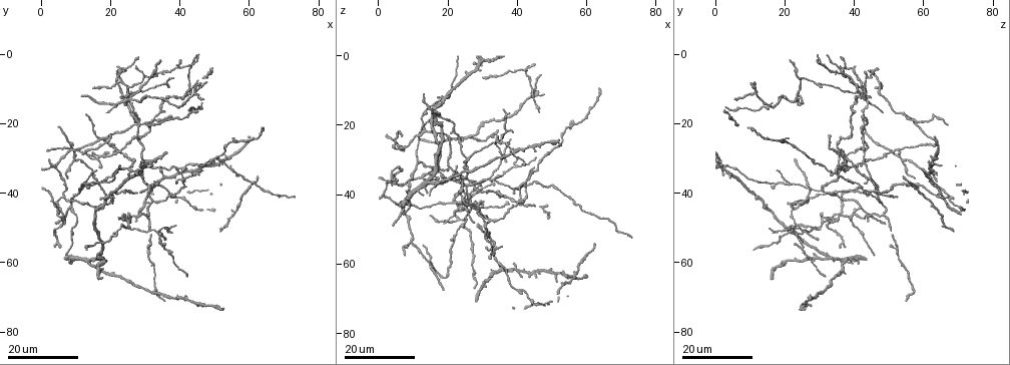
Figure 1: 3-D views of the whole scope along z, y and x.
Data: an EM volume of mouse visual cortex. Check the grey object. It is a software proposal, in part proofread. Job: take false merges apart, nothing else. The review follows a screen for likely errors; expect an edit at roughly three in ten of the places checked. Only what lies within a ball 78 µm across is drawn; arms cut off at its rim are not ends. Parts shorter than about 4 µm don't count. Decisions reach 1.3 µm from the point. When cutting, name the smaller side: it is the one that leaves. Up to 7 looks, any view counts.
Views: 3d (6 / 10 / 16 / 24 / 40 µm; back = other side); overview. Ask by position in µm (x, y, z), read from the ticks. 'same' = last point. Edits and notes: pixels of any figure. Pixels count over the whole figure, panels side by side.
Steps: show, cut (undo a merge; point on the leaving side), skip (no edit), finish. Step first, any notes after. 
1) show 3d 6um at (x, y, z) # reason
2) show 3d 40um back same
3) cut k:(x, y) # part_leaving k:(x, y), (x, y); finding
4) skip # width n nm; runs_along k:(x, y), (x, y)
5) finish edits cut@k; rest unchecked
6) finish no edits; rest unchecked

show 3d 24um at (32.5, 42.0, 47.0) # arms part here

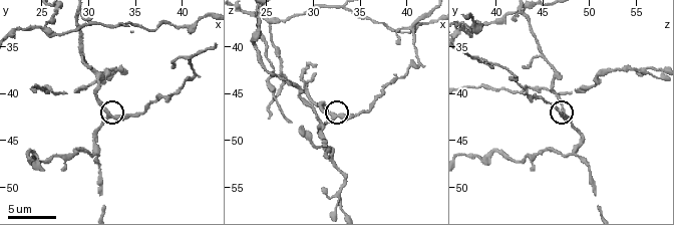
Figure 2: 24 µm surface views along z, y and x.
show 3d 6um at (32.4, 42.4, 47.6)

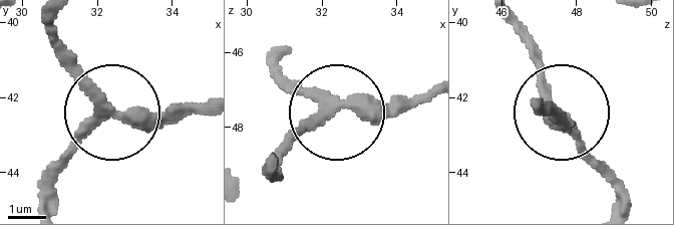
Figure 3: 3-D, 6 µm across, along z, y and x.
skip # arms 3; one cell here

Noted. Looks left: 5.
show 3d 24um at (33.0, 52.0, 25.5) # four or more arms meet

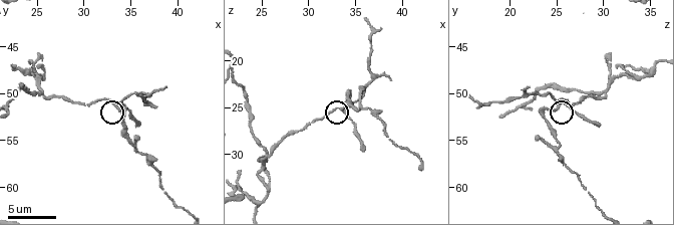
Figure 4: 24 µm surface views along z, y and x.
show 3d 10um at (33.6, 51.0, 25.0)

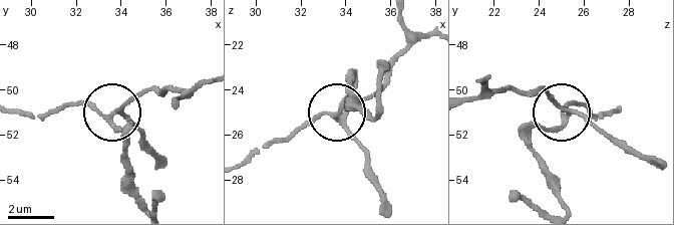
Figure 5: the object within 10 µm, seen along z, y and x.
skip # side_arm 13 um; continuous, no second cell

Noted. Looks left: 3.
show 3d 6um at (25.6, 50.2, 29.8) # three-way junction

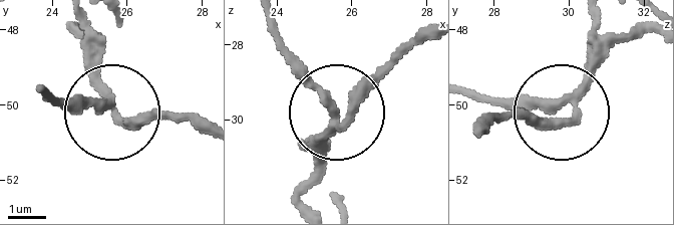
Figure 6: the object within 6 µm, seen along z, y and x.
show 3d 6um back at (25.55, 50.00, 29.80) # from behind

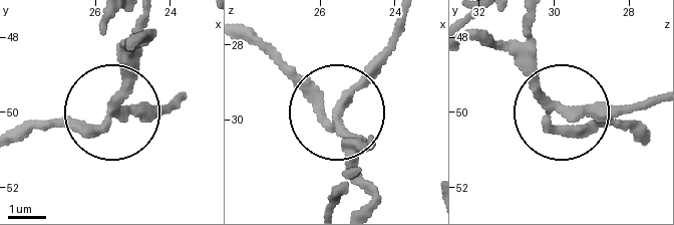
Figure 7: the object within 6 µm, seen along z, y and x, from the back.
skip # runs_along 7:(474, 37), (502, 46), (561, 110), (618, 114), (643, 104); all the same cell

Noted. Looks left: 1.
finish no edits; rest unchecked

